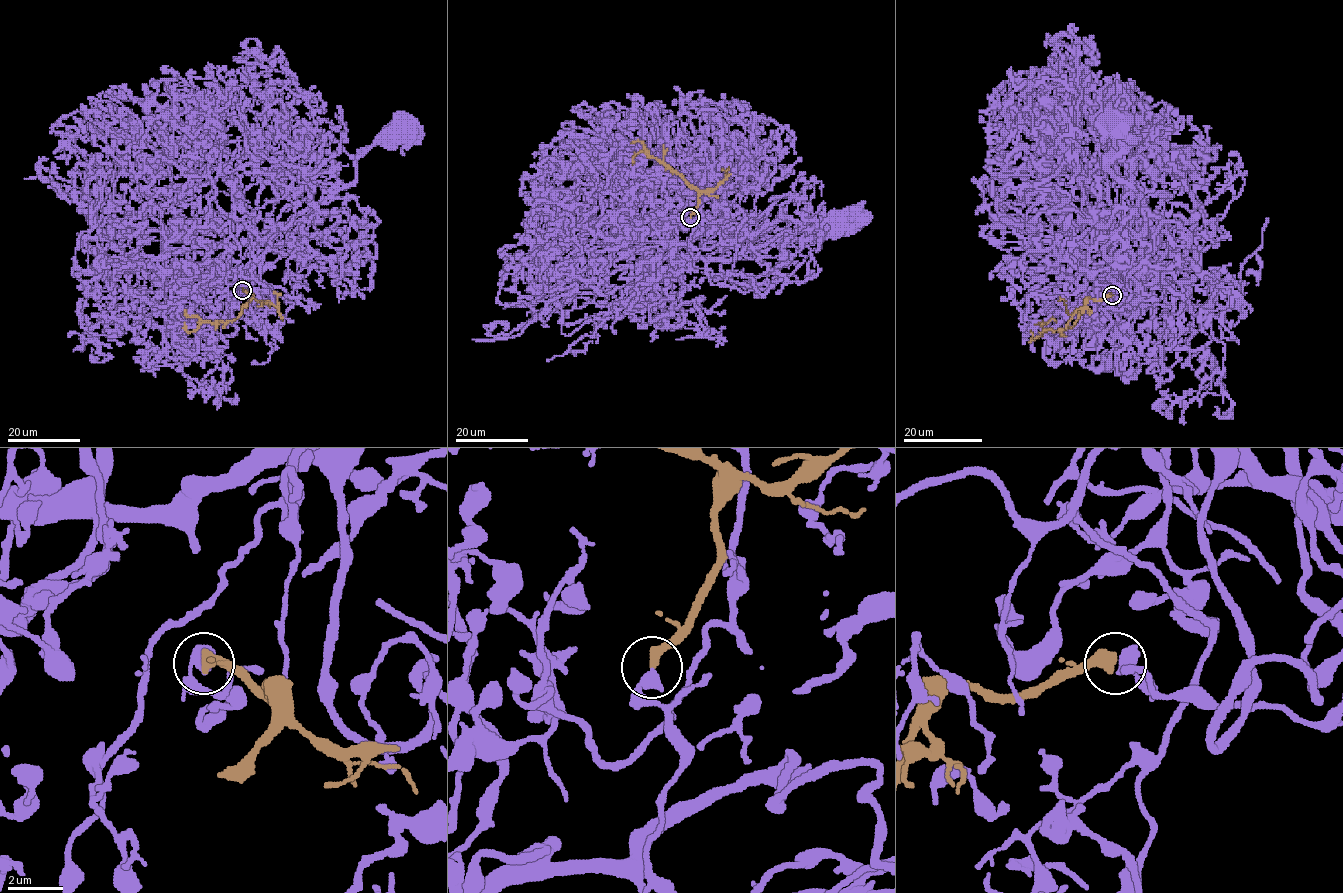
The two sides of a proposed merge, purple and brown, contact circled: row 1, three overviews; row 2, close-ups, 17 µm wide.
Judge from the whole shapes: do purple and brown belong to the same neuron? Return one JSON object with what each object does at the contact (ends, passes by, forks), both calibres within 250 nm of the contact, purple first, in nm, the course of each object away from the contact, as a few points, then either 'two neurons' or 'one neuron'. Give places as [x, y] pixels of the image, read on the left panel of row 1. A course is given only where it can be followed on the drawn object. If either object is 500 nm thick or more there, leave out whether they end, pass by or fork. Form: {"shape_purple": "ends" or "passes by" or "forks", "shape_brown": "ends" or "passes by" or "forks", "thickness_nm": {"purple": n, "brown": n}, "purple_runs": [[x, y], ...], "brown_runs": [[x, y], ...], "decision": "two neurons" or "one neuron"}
{"thickness_nm": {"purple": 550, "brown": 440}, "purple_runs": [[242, 290], [297, 252], [269, 246], [400, 130]], "brown_runs": [[242, 290], [251, 297], [236, 319], [203, 321], [189, 333], [184, 323]], "decision": "two neurons"}

